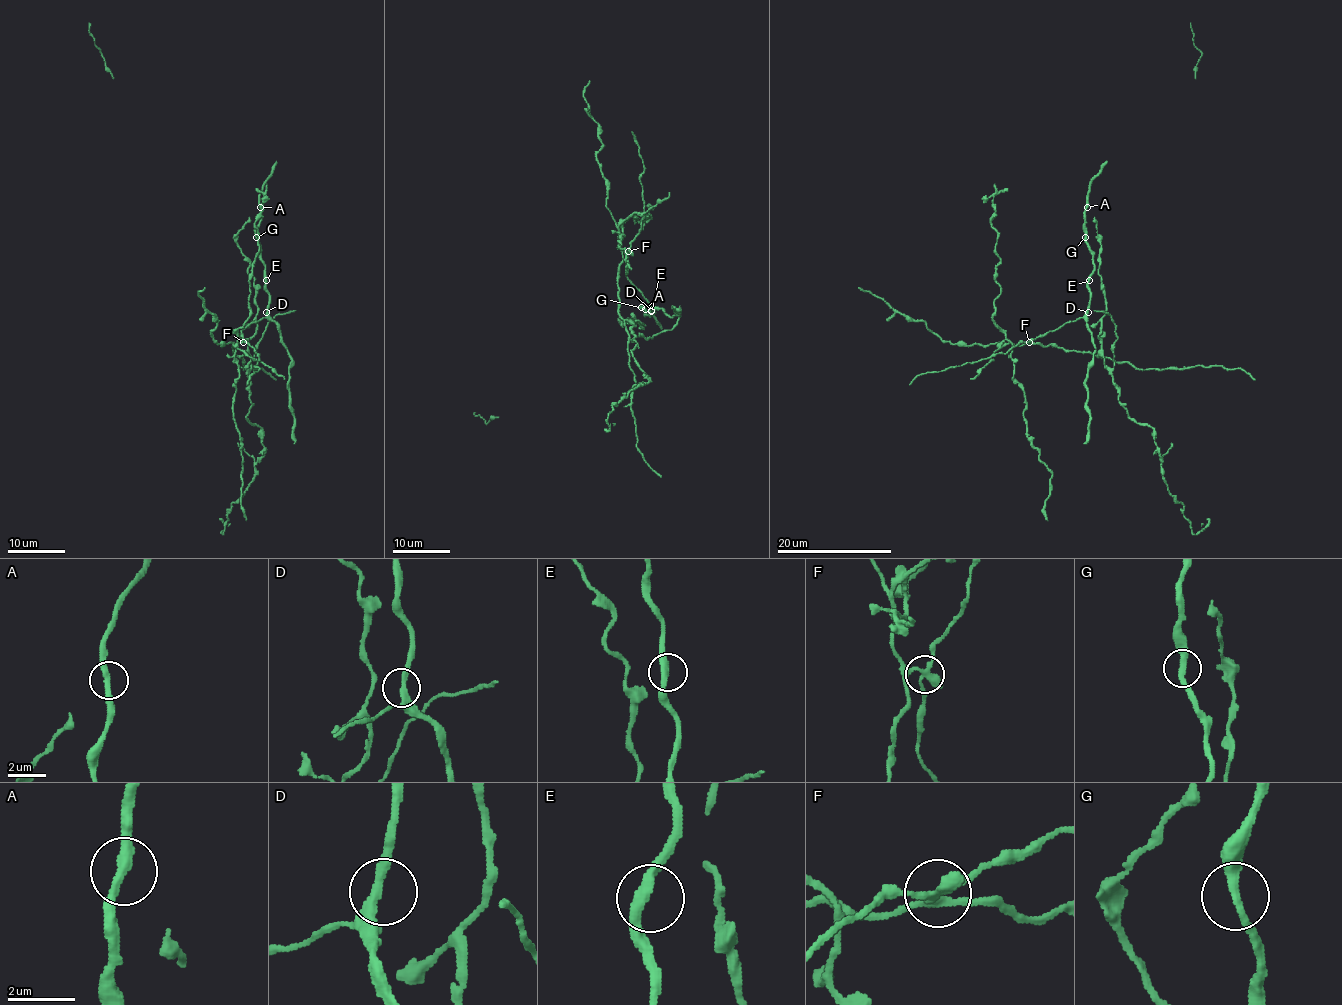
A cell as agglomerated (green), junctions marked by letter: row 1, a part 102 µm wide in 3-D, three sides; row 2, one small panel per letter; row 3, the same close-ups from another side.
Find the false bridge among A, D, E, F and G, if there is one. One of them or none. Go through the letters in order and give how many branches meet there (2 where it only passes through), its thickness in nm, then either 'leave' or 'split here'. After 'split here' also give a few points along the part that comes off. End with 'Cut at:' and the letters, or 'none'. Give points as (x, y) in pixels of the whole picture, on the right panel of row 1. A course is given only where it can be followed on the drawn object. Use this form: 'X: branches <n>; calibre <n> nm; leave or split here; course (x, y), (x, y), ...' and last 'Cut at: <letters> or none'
A: branches 2; calibre 300 nm; leave
D: branches 3; calibre 280 nm; leave
E: branches 2; calibre 340 nm; leave
F: branches 3; calibre 280 nm; split here; course (1029, 342), (1104, 358), (1121, 405), (1151, 428), (1161, 475), (1183, 505), (1191, 531), (1198, 533), (1207, 518)
G: branches 2; calibre 320 nm; leave
Cut at: F

